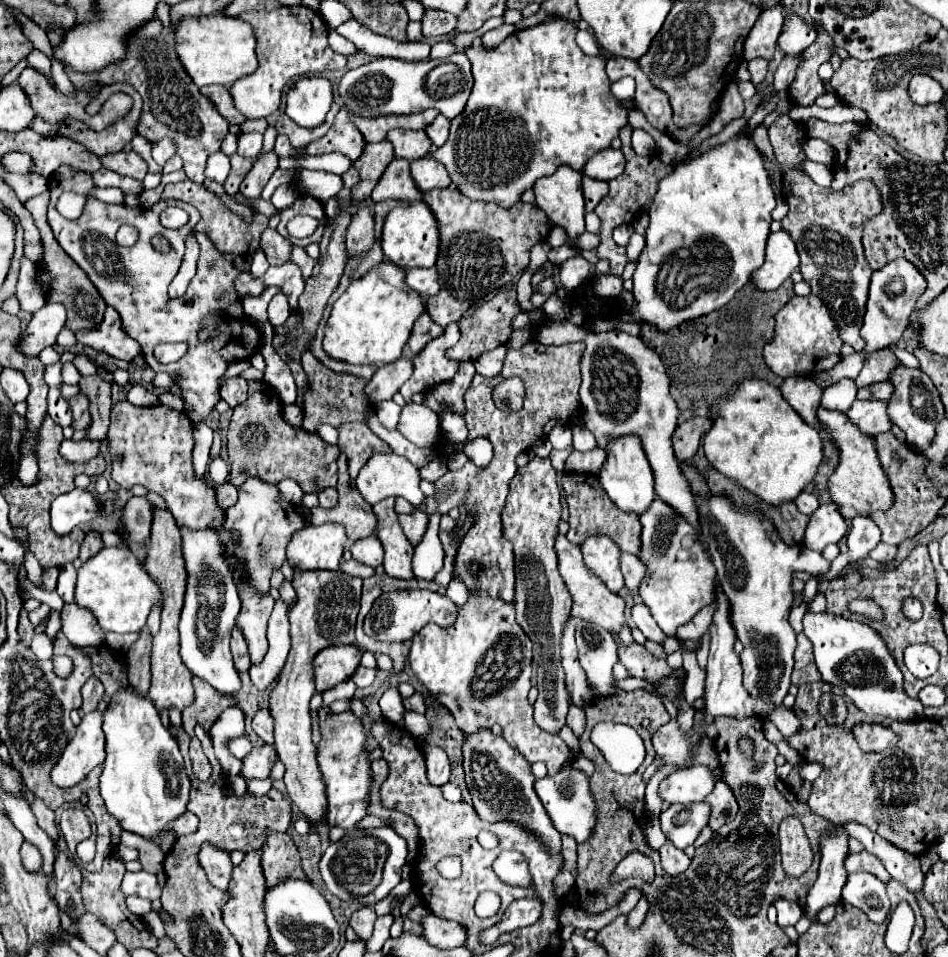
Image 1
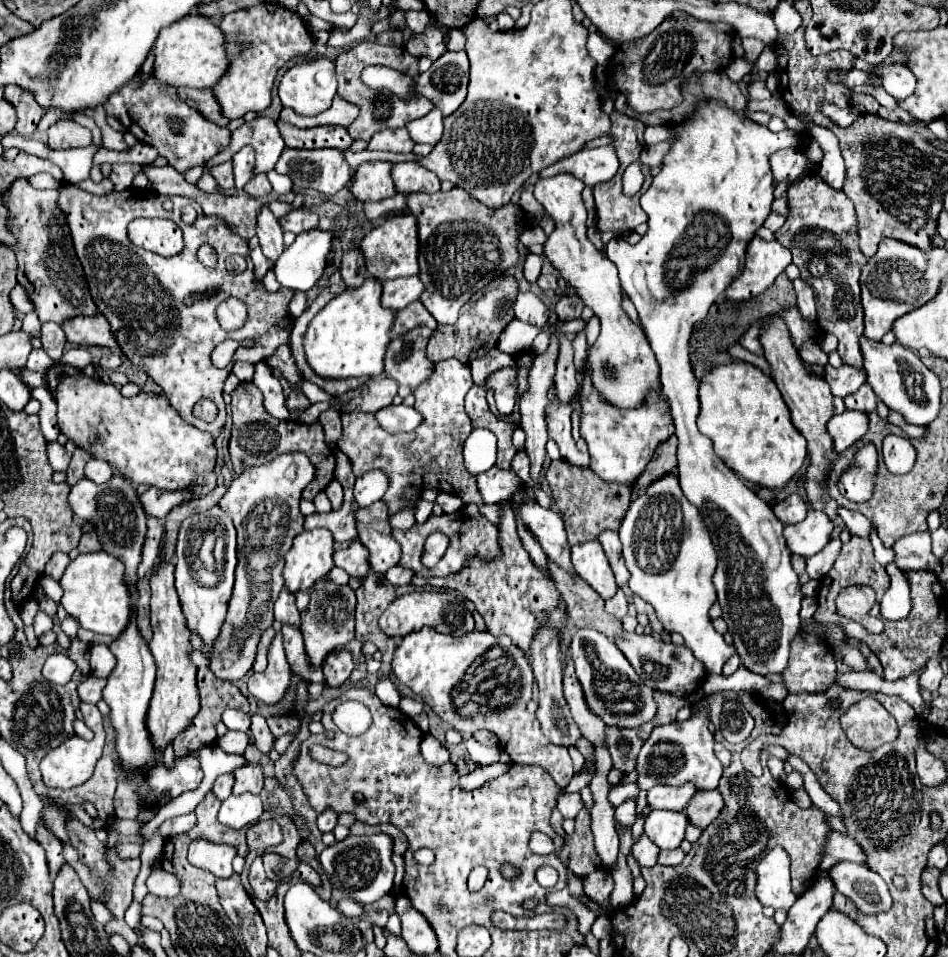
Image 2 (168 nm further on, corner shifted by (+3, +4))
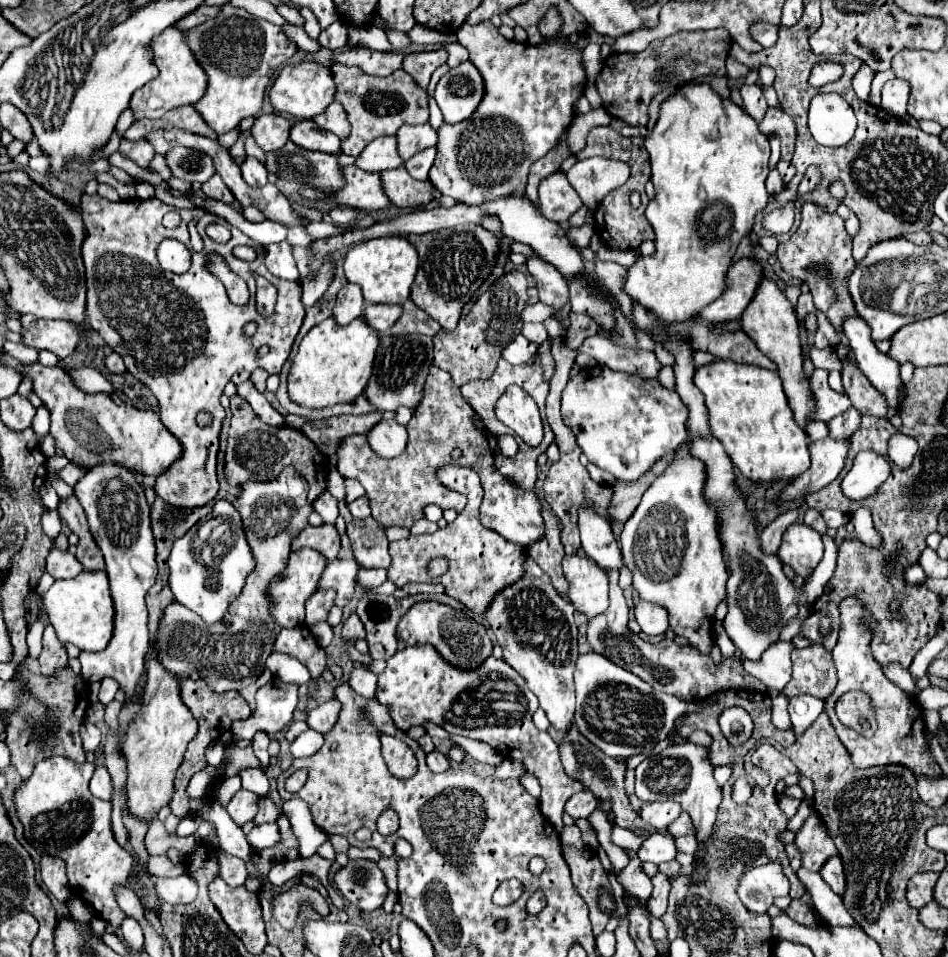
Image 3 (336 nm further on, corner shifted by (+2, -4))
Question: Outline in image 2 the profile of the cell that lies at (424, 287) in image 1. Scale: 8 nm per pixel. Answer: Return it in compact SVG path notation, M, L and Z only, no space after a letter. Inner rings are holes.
M410 275L406 279L390 279L384 285L382 305L388 309L404 309L406 305L420 299L422 291L426 289L418 275Z

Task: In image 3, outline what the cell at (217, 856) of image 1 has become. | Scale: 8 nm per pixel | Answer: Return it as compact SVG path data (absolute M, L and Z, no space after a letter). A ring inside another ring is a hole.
M219 851L219 877L225 879L229 887L243 887L247 881L247 869L245 863L225 851Z

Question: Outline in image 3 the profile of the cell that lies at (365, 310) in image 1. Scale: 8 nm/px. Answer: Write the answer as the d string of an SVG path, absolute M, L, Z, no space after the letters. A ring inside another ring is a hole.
M333 317L321 321L303 337L299 351L291 363L289 377L287 377L289 399L293 403L297 403L301 407L309 407L309 409L325 409L325 407L333 407L337 403L351 403L355 397L359 397L365 391L365 385L371 377L377 345L379 345L379 335L361 317L355 319L353 323L349 323L347 327L339 327Z

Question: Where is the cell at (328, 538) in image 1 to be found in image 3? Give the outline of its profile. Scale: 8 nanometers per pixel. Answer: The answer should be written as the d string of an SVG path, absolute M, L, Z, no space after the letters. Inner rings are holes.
M299 549L289 555L287 567L283 573L279 573L275 579L269 583L269 599L271 599L271 617L275 619L277 627L301 627L305 619L305 601L315 593L319 577L323 575L323 569L327 565L327 559L315 549Z

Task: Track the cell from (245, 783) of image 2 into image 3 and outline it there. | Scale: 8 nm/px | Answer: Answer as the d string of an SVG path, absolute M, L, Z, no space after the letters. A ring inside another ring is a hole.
M241 789L235 793L235 797L229 801L229 805L225 809L231 815L231 819L239 827L243 827L247 821L251 821L257 815L257 801L259 801L259 797L255 793Z

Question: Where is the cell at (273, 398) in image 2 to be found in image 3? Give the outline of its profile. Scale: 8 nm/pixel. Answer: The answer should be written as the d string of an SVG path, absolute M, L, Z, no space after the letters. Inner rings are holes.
M251 381L237 385L237 393L253 407L253 411L259 415L261 421L265 421L267 425L283 425L283 417L269 405L265 395L253 387Z

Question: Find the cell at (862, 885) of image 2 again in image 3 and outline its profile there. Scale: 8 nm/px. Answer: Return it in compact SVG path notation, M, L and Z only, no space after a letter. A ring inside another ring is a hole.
M839 857L827 859L825 867L821 867L819 875L823 877L823 881L837 893L843 895L845 893L845 875L843 875L843 865L839 861Z

